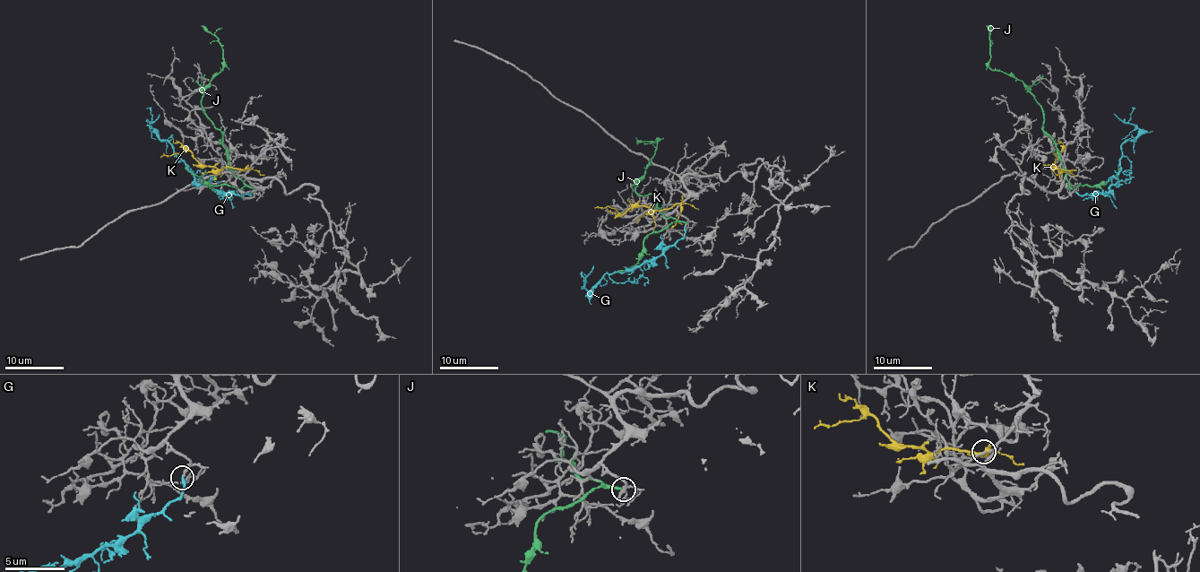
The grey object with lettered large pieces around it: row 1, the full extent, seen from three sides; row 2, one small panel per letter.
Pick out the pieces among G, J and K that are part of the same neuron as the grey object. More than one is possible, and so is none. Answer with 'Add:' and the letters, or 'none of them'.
Add: G

